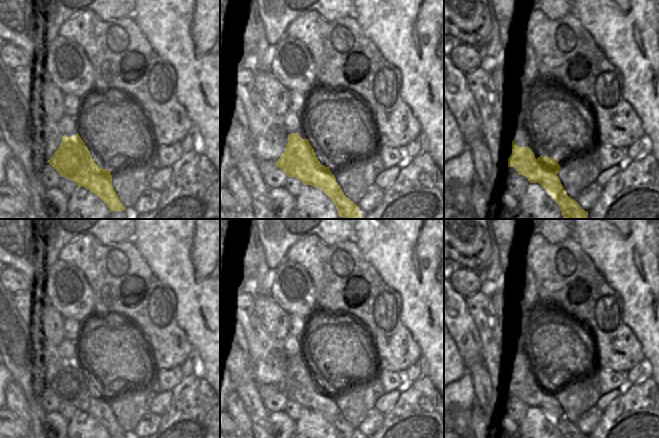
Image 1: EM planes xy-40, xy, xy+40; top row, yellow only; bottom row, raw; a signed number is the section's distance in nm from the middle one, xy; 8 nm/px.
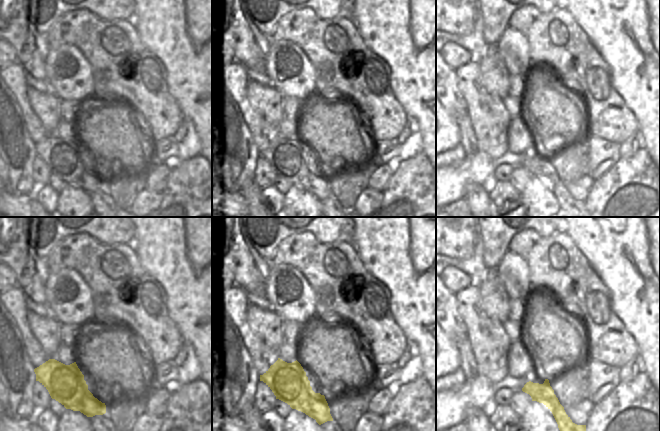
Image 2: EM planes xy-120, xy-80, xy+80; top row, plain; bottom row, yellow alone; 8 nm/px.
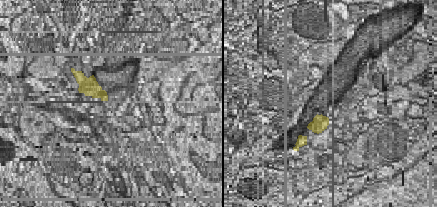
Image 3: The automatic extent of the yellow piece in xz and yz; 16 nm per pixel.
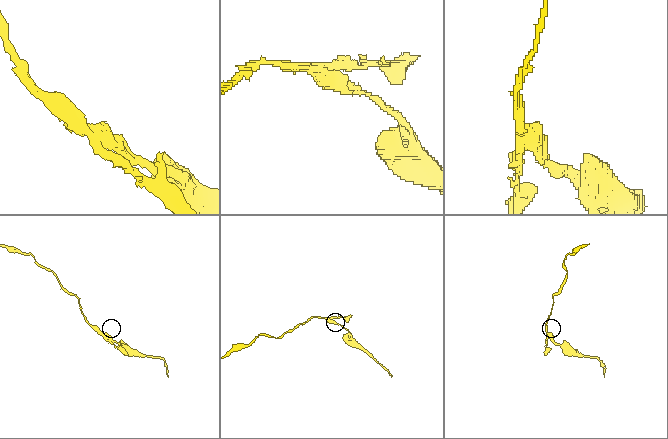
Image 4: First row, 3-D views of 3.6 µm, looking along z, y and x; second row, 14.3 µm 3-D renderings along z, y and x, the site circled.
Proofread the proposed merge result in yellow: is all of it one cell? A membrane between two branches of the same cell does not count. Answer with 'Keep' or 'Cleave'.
Cleave.

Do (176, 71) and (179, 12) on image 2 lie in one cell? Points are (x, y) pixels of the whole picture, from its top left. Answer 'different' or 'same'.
same

